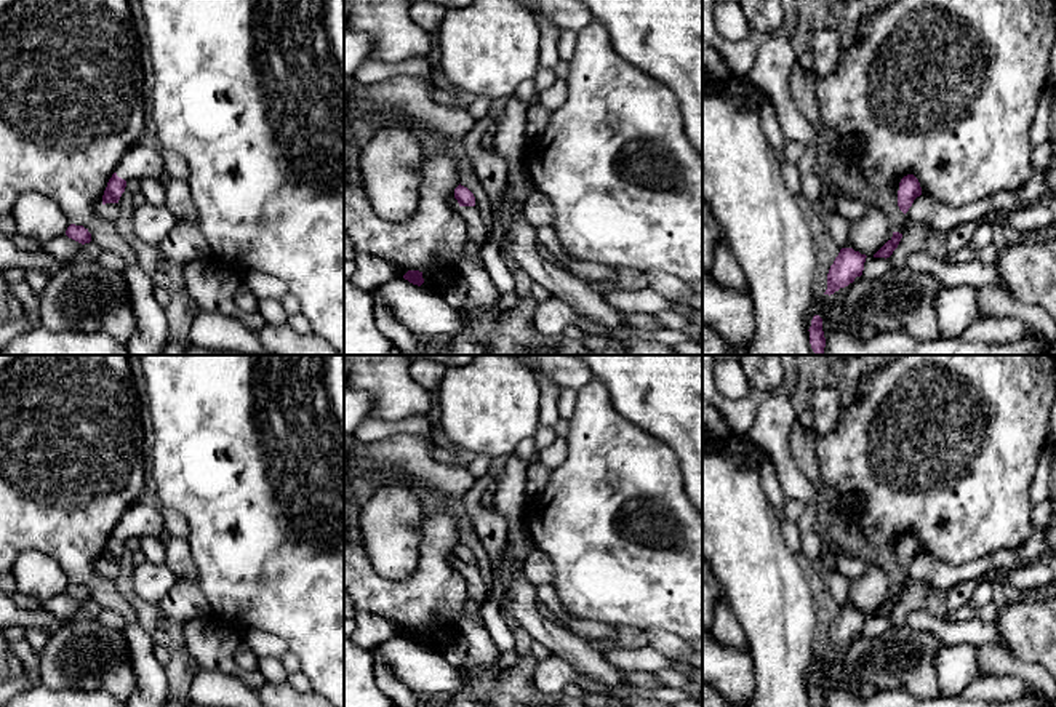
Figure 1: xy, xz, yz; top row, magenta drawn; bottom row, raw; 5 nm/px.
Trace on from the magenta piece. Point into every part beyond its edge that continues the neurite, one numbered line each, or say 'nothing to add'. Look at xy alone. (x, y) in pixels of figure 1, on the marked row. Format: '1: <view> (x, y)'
1: xy (143, 160)

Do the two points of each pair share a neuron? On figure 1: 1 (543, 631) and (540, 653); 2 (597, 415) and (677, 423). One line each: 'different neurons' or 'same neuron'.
1: different neurons
2: different neurons

